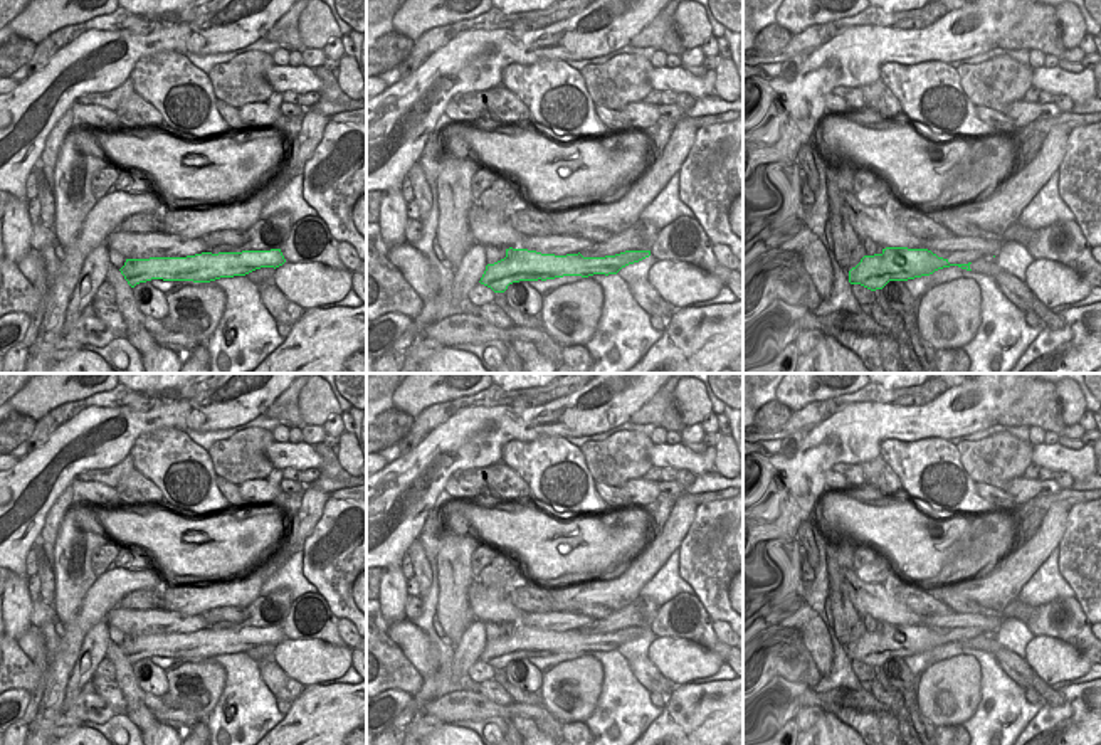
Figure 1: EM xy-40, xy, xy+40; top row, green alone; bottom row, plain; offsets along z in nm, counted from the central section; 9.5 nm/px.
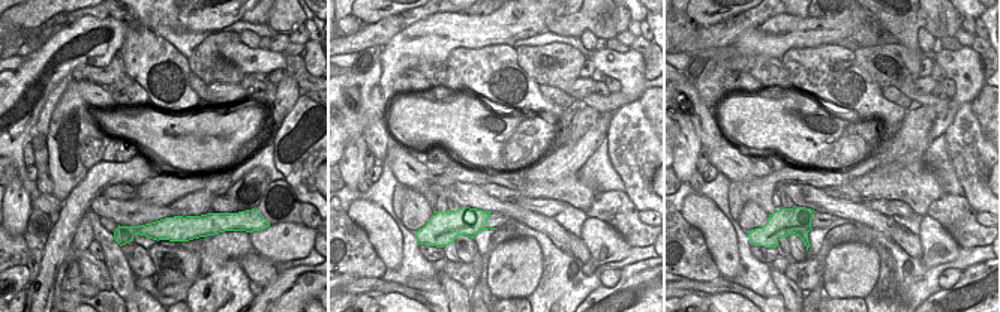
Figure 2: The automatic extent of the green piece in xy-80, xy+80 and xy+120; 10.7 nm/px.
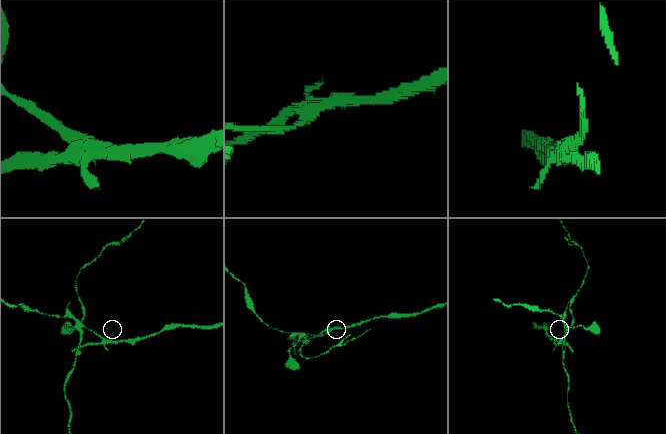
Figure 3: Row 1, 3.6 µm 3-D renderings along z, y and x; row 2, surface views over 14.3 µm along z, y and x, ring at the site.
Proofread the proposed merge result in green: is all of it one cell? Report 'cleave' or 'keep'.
cleave

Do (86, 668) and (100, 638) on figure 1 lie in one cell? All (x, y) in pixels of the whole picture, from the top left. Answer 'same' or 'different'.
same

